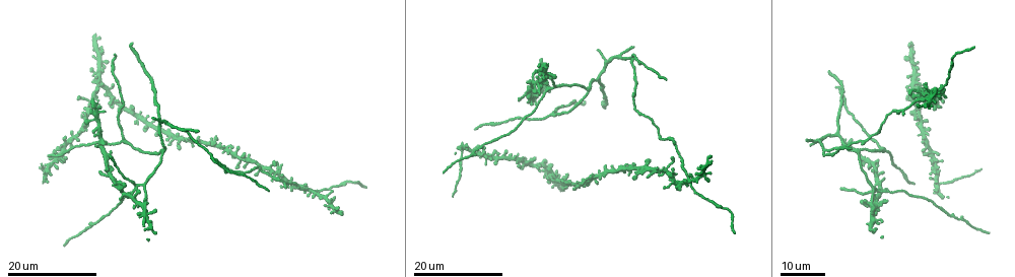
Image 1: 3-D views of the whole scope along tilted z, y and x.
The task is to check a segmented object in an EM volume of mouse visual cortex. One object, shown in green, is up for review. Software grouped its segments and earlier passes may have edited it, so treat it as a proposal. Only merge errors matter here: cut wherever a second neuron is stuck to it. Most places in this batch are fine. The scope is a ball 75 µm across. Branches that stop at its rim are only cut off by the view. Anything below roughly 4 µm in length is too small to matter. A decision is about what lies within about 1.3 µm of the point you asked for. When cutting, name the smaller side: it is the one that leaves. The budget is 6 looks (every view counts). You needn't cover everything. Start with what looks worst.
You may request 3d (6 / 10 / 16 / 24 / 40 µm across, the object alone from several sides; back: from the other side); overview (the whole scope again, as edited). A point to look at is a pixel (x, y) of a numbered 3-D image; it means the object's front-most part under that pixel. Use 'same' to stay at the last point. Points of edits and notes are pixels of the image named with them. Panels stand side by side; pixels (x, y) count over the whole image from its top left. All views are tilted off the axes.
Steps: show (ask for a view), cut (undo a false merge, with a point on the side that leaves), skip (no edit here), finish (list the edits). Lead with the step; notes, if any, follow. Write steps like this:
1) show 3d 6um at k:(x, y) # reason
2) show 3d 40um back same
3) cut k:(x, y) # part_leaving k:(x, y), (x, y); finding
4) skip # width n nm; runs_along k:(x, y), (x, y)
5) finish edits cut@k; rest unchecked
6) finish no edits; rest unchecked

show 3d 16um at 1:(122, 140) # small branch off a trunk

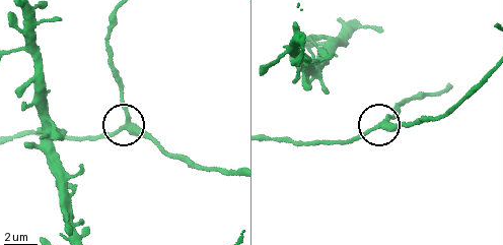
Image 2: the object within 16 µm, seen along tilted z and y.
show 3d 6um at 2:(128, 120)

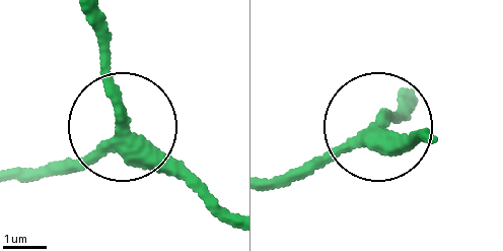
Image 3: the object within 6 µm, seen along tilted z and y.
skip # arms 3; runs_along 3:(231, 220), (126, 128), (53, 170); all the same neuron

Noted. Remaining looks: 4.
show 3d 16um at 1:(144, 184) # a fork

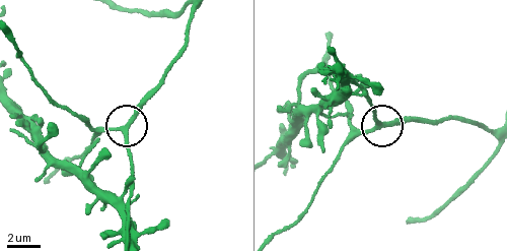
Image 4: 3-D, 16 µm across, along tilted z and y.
show 3d 10um at 4:(379, 124) # closer look

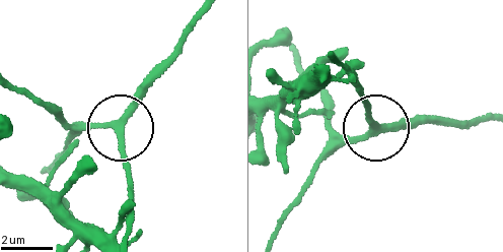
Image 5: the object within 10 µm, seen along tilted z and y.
show 3d 10um back at 5:(119, 128)

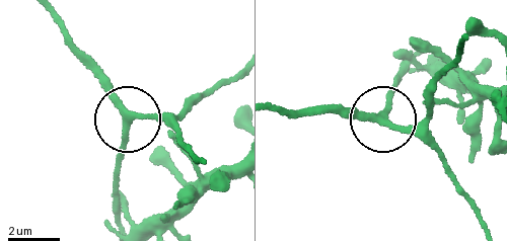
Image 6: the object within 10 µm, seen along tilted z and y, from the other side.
skip # arms 3; runs_along 6:(56, 10), (106, 77), (125, 113), (178, 129); all the same neuron

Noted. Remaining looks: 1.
finish no edits; rest unchecked

